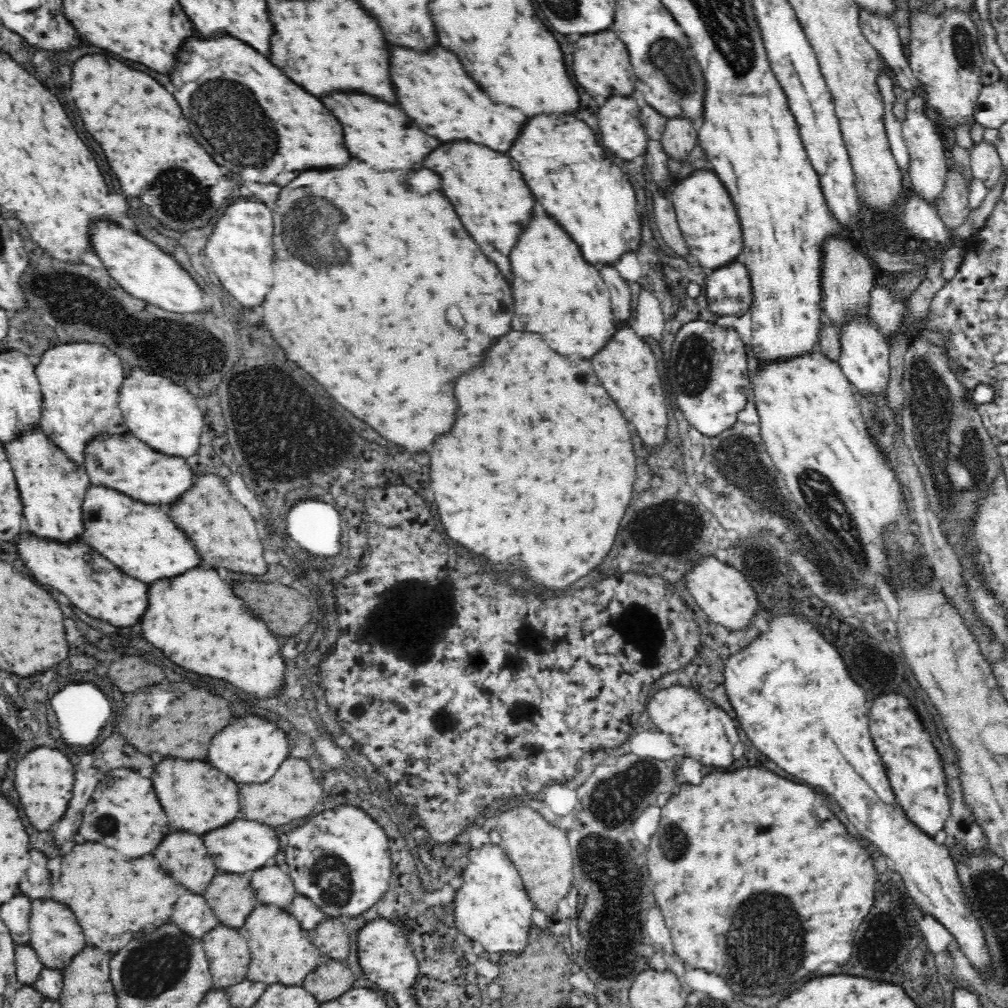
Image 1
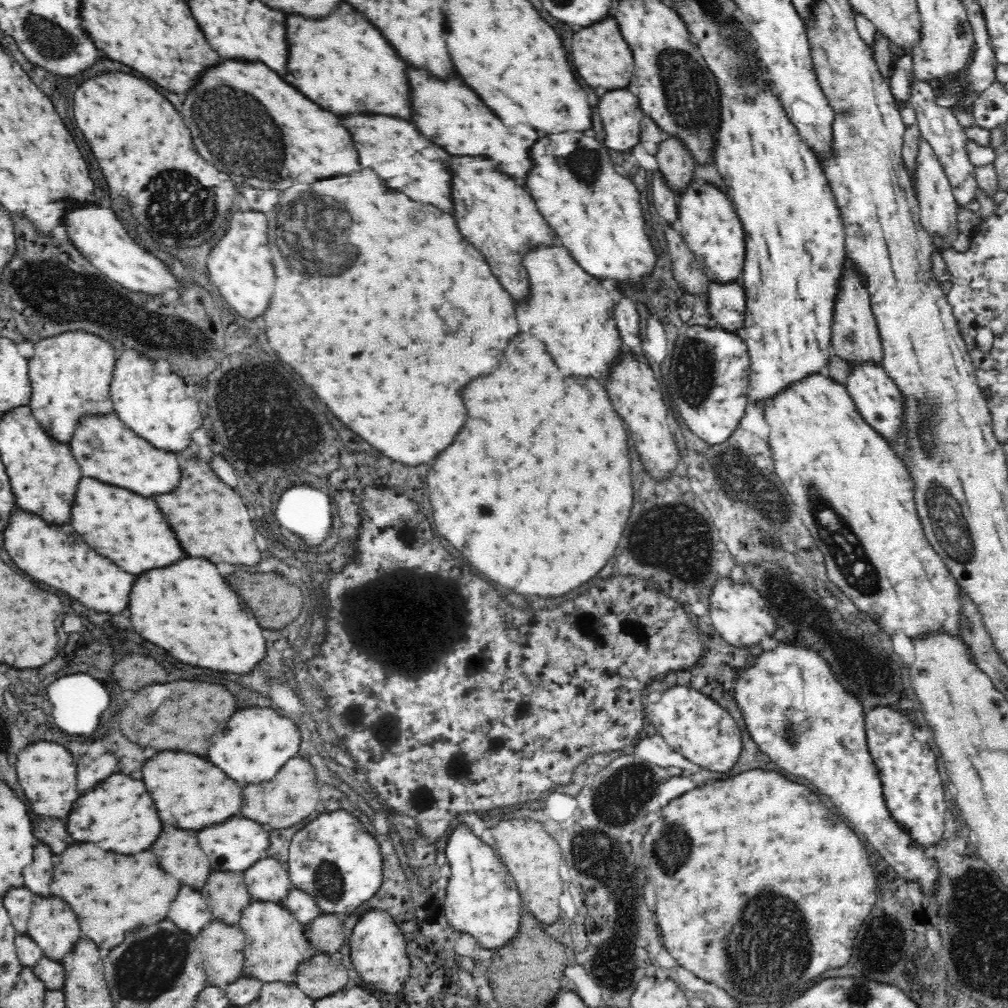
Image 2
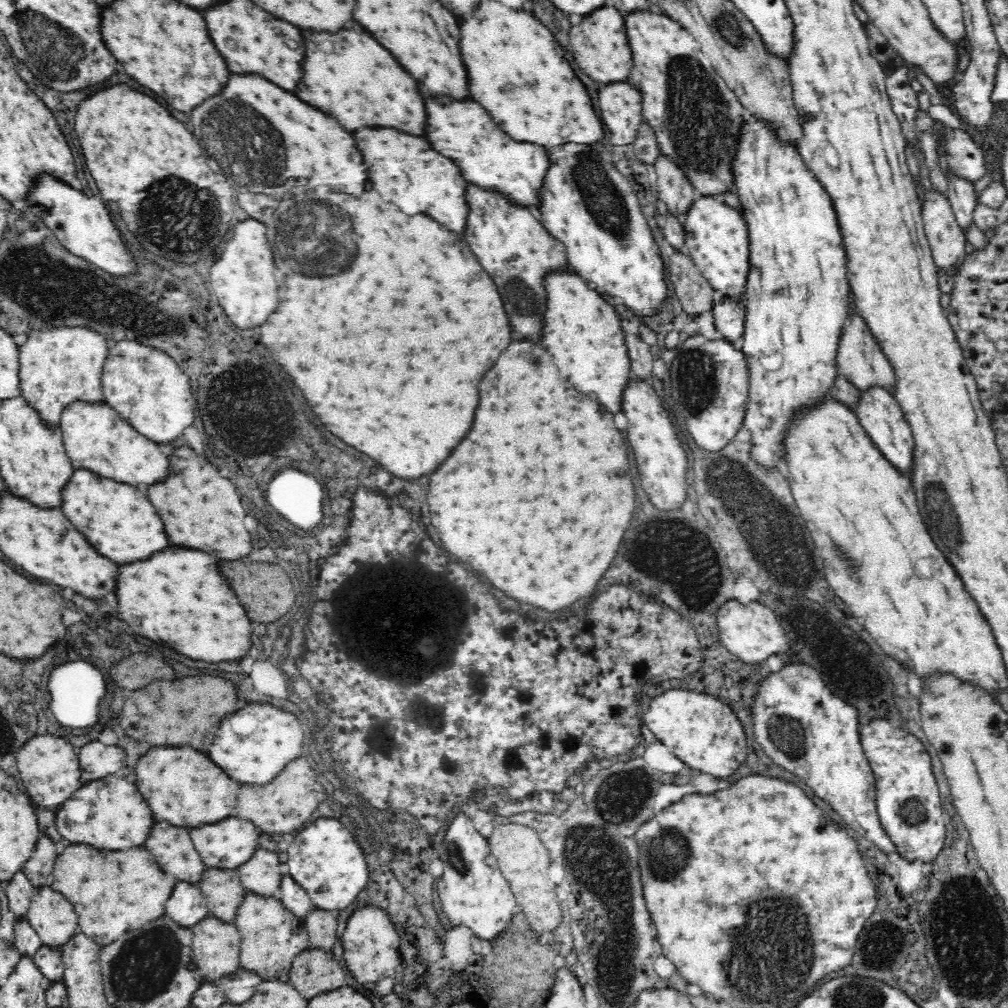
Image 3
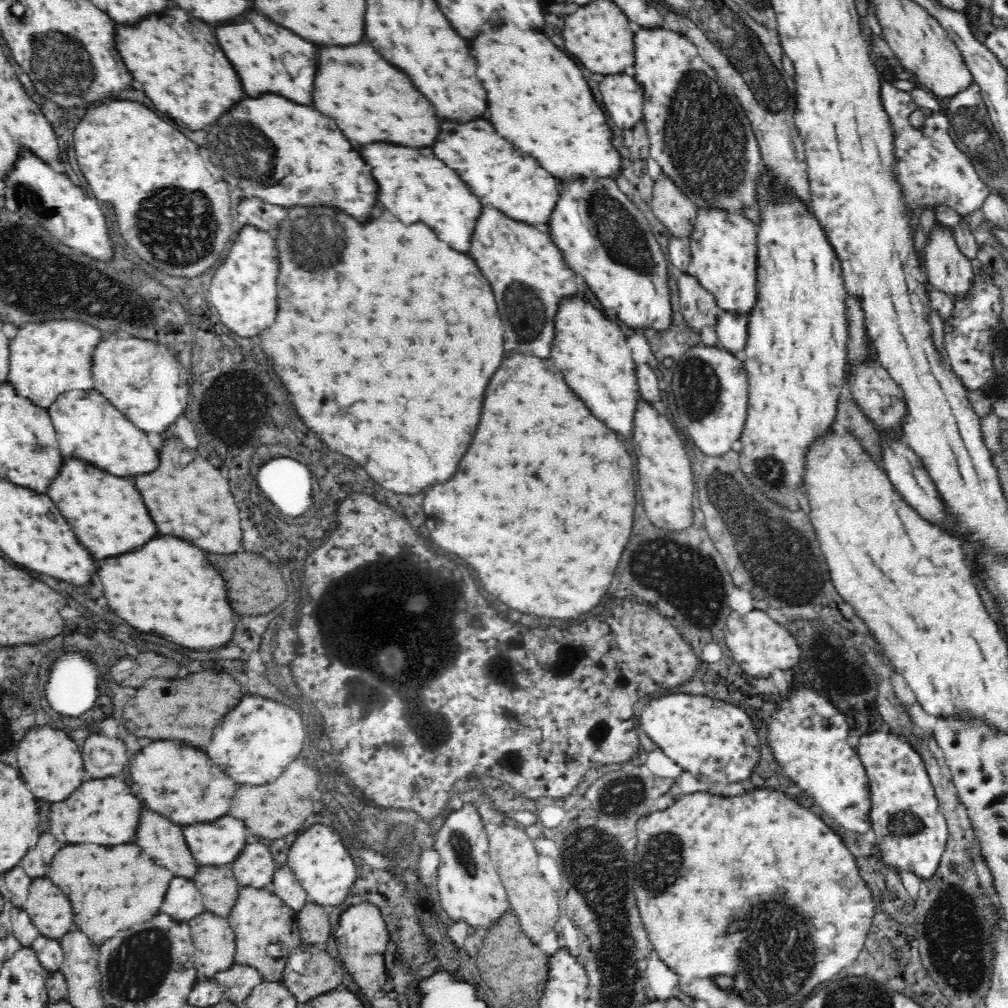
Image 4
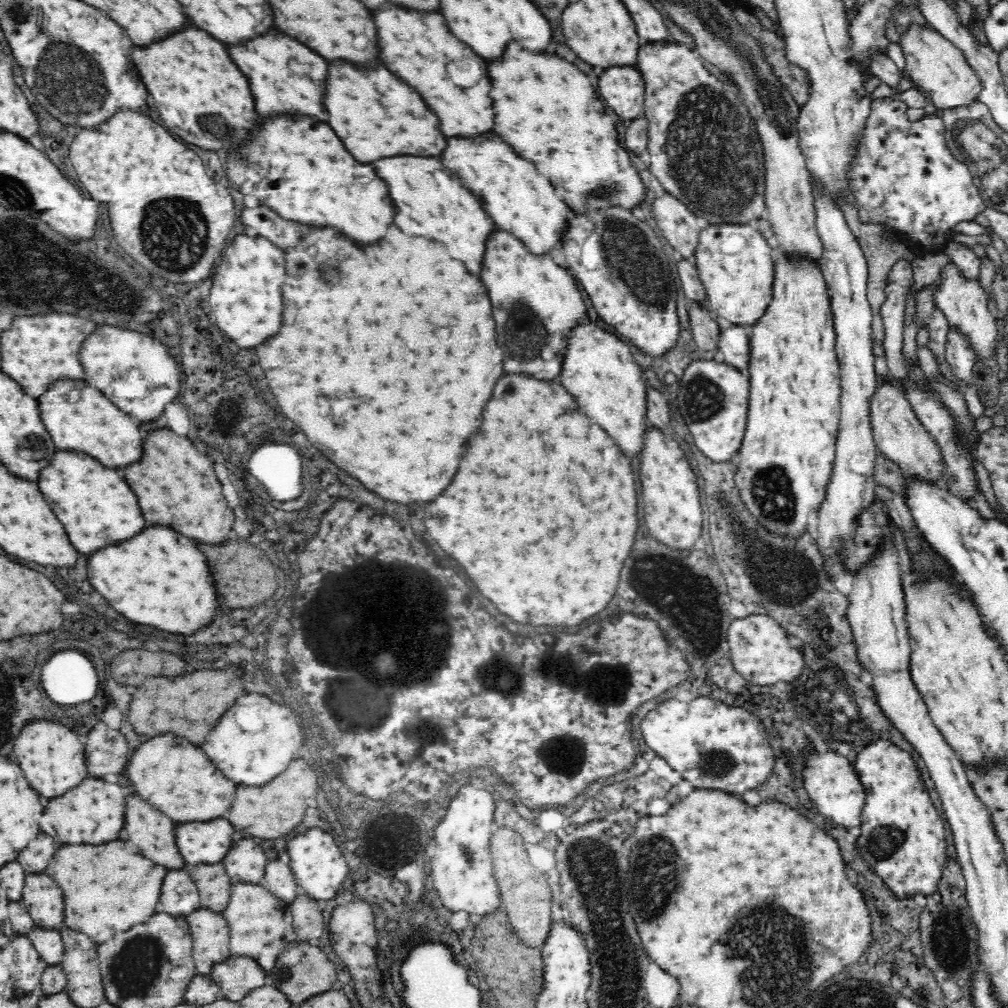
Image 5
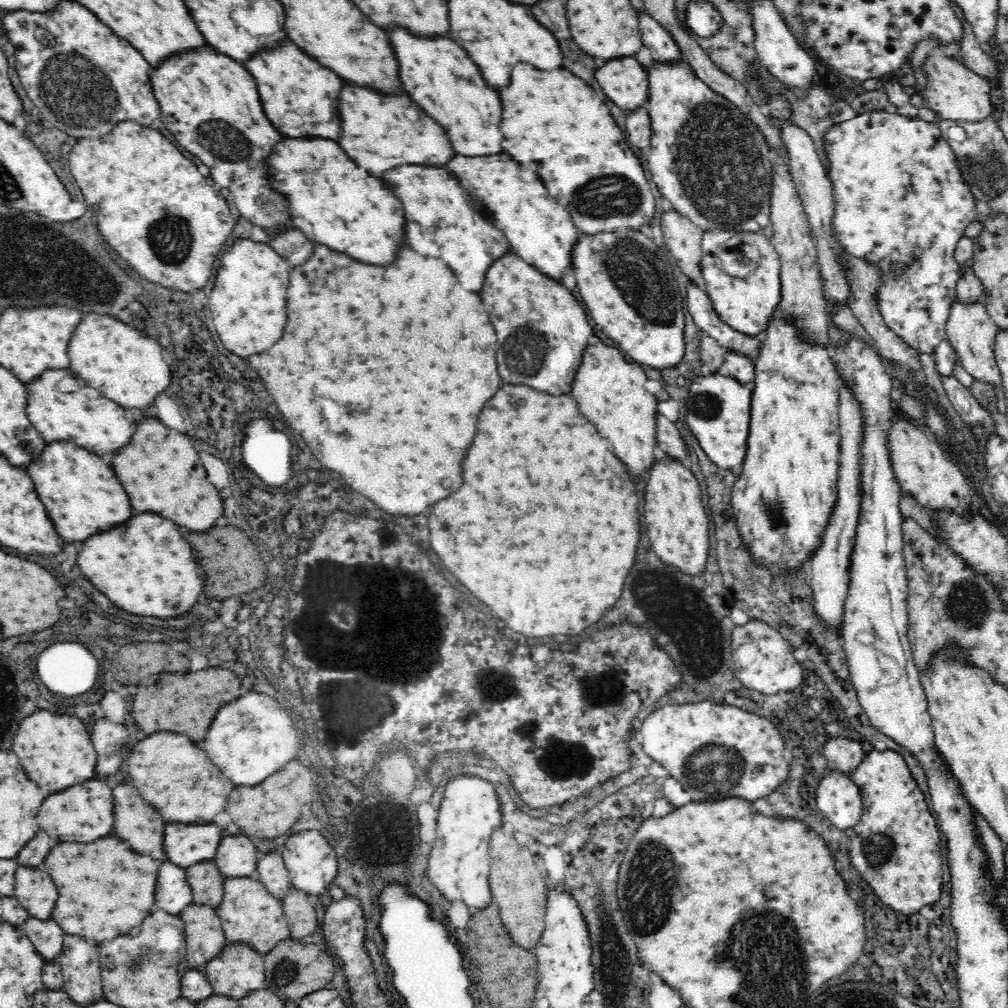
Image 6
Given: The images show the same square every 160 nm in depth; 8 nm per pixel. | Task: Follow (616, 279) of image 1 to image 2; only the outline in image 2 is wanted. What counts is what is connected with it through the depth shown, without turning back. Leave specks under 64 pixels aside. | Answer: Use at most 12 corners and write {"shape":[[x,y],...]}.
{"shape":[[626,294],[613,312],[623,346],[643,358],[640,317]]}

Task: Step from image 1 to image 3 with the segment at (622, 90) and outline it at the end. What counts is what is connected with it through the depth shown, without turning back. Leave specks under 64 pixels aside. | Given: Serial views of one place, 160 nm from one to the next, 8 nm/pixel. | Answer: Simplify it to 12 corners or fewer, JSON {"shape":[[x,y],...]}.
{"shape":[[602,8],[570,30],[580,70],[596,82],[630,76],[622,16]]}

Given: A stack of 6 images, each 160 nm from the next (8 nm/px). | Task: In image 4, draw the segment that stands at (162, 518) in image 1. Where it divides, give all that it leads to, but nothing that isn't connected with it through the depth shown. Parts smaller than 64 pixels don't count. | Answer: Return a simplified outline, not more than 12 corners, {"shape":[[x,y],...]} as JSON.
{"shape":[[66,462],[48,496],[98,560],[158,528],[134,482]]}

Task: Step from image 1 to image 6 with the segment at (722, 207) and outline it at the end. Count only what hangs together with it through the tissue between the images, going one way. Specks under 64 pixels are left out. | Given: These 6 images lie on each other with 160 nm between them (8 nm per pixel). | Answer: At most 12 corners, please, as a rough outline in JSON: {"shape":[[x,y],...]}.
{"shape":[[734,231],[703,232],[701,273],[720,318],[760,337],[781,301],[779,256],[748,232],[762,264],[745,277],[722,269]]}

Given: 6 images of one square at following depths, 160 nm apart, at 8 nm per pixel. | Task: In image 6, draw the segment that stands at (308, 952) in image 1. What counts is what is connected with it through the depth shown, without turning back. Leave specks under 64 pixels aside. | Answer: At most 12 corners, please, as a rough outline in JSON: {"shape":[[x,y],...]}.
{"shape":[[228,878],[218,910],[227,944],[265,956],[290,938],[283,900]]}

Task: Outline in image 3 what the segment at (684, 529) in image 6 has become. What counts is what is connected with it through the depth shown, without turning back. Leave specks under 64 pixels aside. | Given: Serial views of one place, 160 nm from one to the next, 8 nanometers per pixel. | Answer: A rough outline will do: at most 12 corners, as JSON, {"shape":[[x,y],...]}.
{"shape":[[632,376],[620,412],[644,490],[680,506],[688,460],[660,396]]}

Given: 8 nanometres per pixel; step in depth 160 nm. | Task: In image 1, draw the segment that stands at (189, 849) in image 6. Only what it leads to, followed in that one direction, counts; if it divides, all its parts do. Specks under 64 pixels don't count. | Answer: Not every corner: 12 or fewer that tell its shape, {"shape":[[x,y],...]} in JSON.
{"shape":[[254,820],[206,834],[216,866],[236,874],[280,852],[278,834]]}

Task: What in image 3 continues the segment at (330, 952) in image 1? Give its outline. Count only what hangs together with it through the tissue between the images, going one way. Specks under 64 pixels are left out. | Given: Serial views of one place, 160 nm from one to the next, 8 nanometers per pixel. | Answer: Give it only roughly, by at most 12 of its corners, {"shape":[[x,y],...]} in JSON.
{"shape":[[320,908],[304,918],[310,942],[333,948],[337,914]]}

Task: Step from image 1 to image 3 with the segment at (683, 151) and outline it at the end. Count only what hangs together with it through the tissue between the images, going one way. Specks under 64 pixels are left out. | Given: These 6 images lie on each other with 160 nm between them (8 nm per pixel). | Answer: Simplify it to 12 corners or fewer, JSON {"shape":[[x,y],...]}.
{"shape":[[660,154],[654,162],[657,198],[686,213],[694,188],[682,166]]}

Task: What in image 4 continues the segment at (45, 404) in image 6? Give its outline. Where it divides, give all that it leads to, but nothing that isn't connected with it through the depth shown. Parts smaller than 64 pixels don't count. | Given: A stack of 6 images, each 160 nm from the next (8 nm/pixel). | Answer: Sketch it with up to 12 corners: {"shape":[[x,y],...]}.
{"shape":[[95,388],[47,411],[62,456],[120,478],[160,452]]}

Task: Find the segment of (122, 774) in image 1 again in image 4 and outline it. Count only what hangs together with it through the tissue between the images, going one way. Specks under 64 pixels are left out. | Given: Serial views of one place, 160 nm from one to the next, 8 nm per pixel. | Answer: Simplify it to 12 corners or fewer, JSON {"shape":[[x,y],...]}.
{"shape":[[118,778],[84,782],[50,806],[56,840],[120,846],[142,800]]}

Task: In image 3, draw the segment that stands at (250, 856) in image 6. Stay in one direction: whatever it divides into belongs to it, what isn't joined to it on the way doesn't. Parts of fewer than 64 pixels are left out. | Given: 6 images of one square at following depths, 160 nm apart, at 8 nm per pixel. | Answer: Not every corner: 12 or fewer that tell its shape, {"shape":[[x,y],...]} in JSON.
{"shape":[[258,850],[240,868],[246,890],[274,896],[282,884],[280,860]]}

